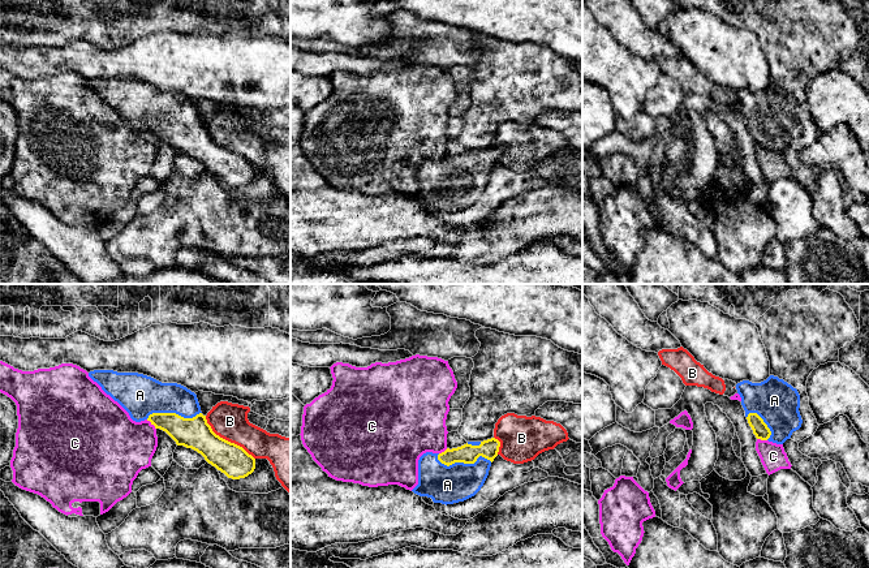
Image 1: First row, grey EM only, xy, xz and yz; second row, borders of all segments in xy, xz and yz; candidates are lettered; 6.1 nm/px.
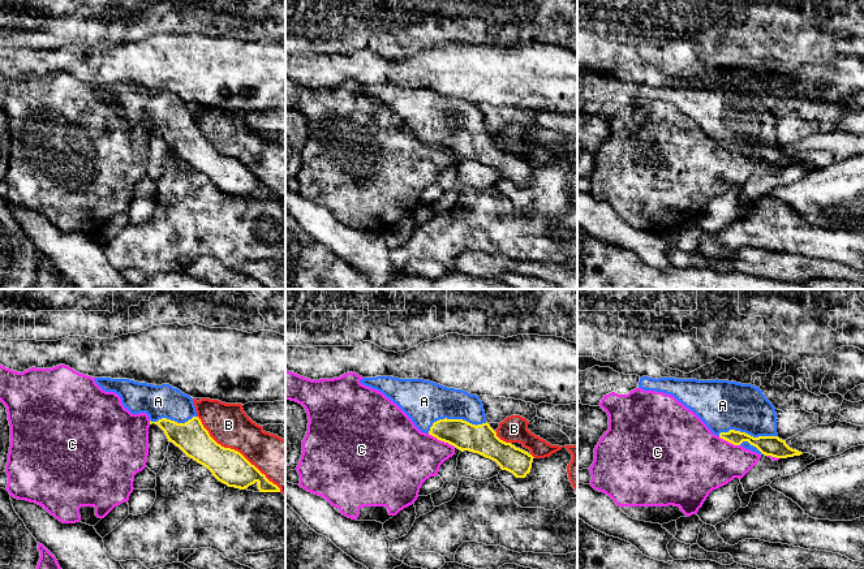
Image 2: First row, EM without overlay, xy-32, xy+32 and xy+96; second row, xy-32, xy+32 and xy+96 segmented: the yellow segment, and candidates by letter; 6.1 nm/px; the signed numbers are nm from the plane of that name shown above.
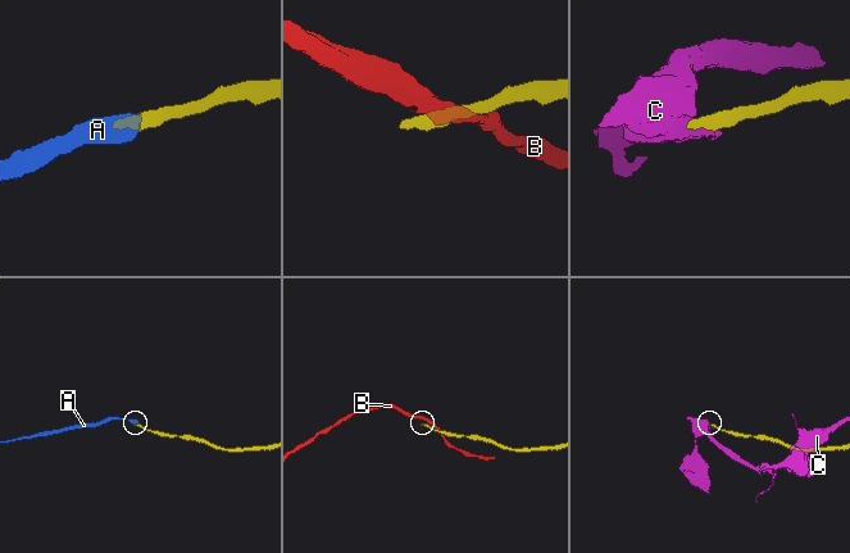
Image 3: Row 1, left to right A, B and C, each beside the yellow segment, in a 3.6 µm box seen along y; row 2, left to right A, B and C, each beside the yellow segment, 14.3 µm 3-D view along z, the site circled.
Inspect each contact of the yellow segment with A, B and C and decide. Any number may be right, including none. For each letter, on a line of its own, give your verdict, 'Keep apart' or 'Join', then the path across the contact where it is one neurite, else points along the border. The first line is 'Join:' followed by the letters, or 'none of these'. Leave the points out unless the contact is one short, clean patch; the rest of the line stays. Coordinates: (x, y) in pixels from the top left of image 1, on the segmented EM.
Join: A
A: Join. Path across: xz (467, 454), (463, 461), (447, 485)
B: Keep apart
C: Keep apart. Boundary: xy (146, 420), (155, 429)

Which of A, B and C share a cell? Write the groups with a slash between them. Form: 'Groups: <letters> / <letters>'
Groups: A / B / C

